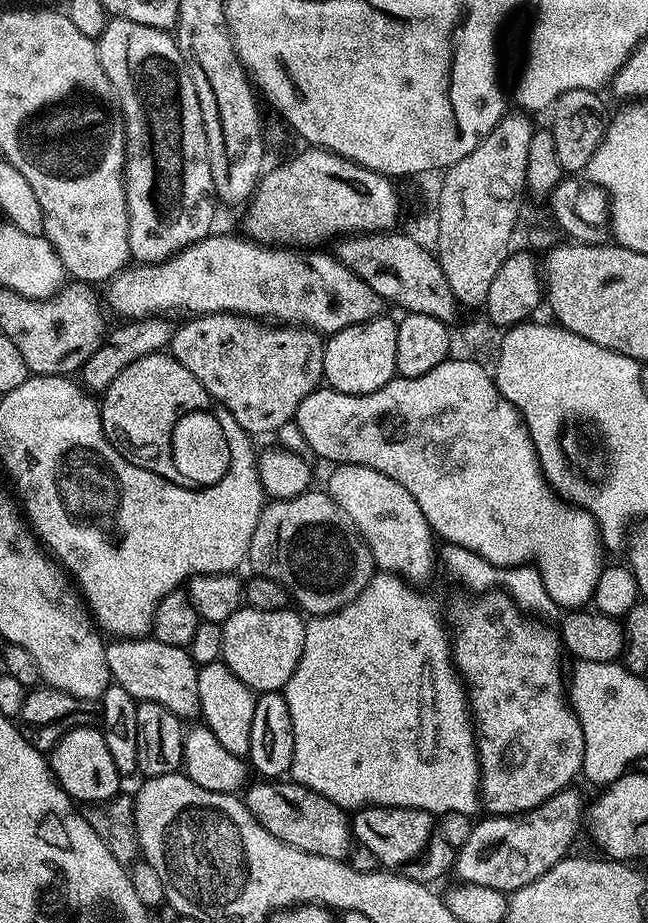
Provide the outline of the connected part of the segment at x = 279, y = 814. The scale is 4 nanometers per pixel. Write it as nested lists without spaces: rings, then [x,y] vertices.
[[[249,783],[242,799],[252,817],[263,828],[270,830],[270,834],[274,834],[274,838],[278,838],[298,850],[318,854],[322,858],[344,860],[349,855],[354,844],[354,837],[350,816],[345,809],[339,808],[330,798],[310,790],[305,784],[260,783],[264,784]]]

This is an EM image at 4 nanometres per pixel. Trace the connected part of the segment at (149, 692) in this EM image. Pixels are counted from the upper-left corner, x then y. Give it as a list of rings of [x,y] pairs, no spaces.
[[[116,638],[106,647],[106,666],[112,671],[112,680],[120,684],[122,690],[131,694],[133,700],[158,702],[181,718],[199,717],[198,665],[192,661],[192,655],[188,653],[187,648],[166,646],[166,642],[158,642],[155,638]]]

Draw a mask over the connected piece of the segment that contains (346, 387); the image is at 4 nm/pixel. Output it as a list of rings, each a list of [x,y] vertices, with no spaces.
[[[381,314],[358,326],[331,333],[324,340],[324,380],[327,387],[351,396],[365,396],[389,384],[396,376],[397,321]]]

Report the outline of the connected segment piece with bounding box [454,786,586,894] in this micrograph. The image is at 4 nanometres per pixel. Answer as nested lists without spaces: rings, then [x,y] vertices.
[[[569,786],[562,792],[556,792],[549,800],[528,812],[515,816],[488,814],[485,820],[477,819],[464,845],[458,848],[454,856],[457,881],[474,886],[490,886],[499,892],[511,894],[546,874],[546,870],[569,855],[568,847],[575,842],[580,828],[582,832],[586,804],[580,801],[574,789]]]

